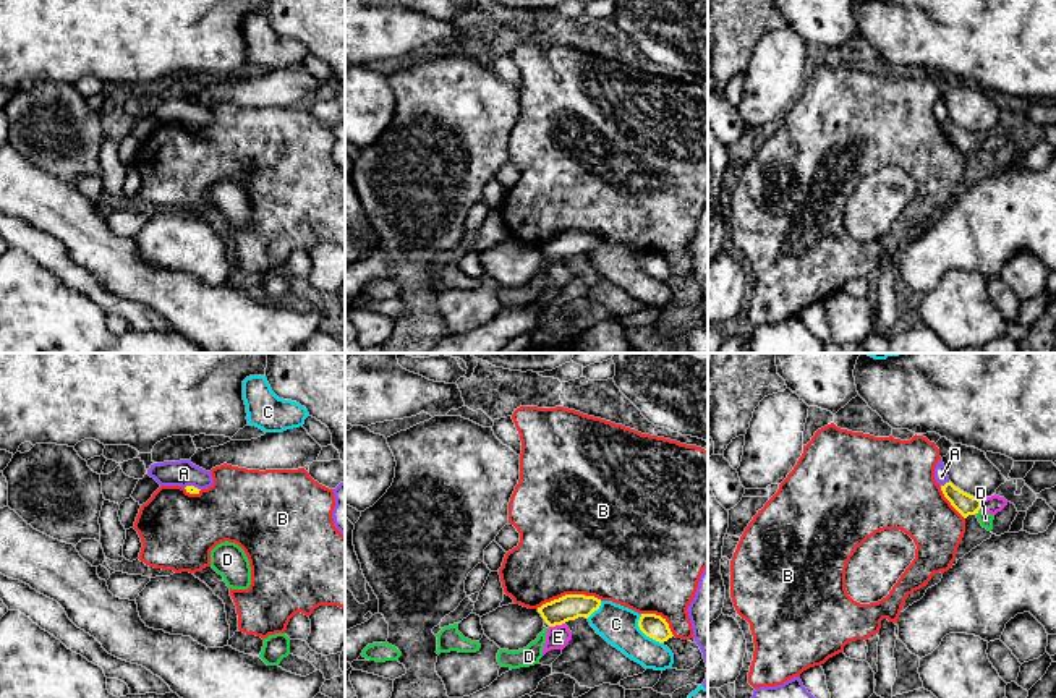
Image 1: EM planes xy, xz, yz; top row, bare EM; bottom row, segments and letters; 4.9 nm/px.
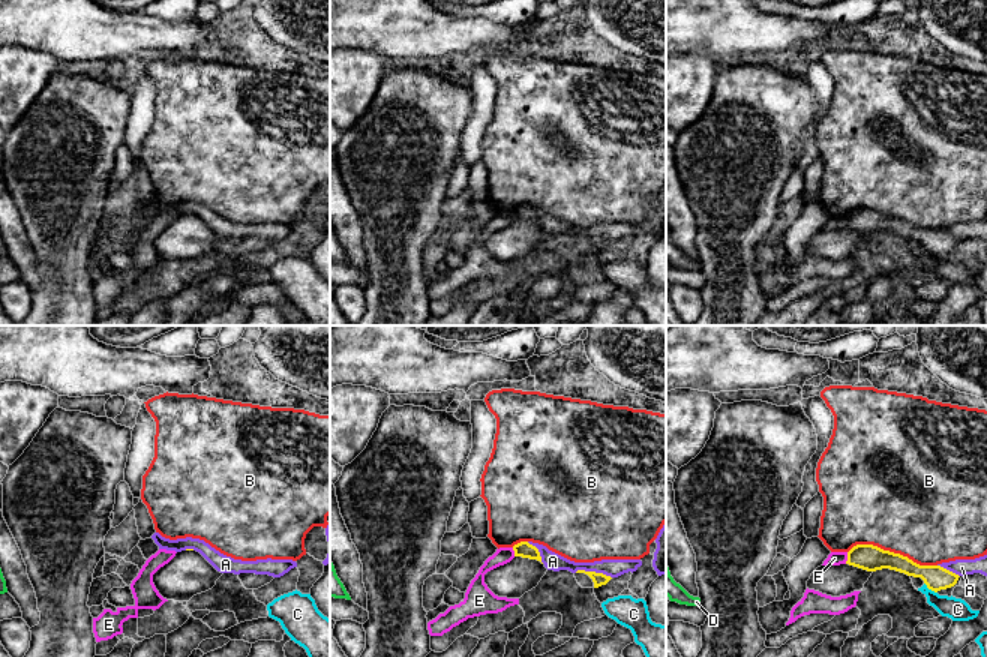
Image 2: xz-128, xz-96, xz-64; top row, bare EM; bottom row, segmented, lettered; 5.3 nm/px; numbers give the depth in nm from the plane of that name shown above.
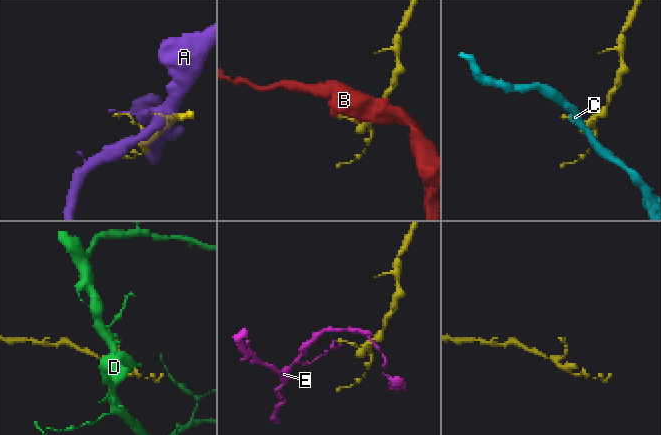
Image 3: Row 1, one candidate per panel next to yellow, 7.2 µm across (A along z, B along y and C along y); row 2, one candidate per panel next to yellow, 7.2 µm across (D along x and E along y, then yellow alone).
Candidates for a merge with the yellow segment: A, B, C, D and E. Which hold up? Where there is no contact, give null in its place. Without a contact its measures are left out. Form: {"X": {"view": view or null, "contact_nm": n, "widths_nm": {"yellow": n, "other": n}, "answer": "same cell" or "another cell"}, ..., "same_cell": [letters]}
{"A": {"view": "yz", "contact_nm": 60, "widths_nm": {"yellow": 110, "other": 70}, "answer": "another cell"}, "B": {"view": "xz", "contact_nm": 340, "widths_nm": {"yellow": 130, "other": 500}, "answer": "another cell"}, "C": {"view": "xz", "contact_nm": 190, "widths_nm": {"yellow": 120, "other": 190}, "answer": "another cell"}, "D": {"view": "yz", "contact_nm": 30, "widths_nm": {"yellow": 110, "other": 70}, "answer": "another cell"}, "E": {"view": "xz", "contact_nm": 80, "widths_nm": {"yellow": 130, "other": 120}, "answer": "another cell"}, "same_cell": []}

